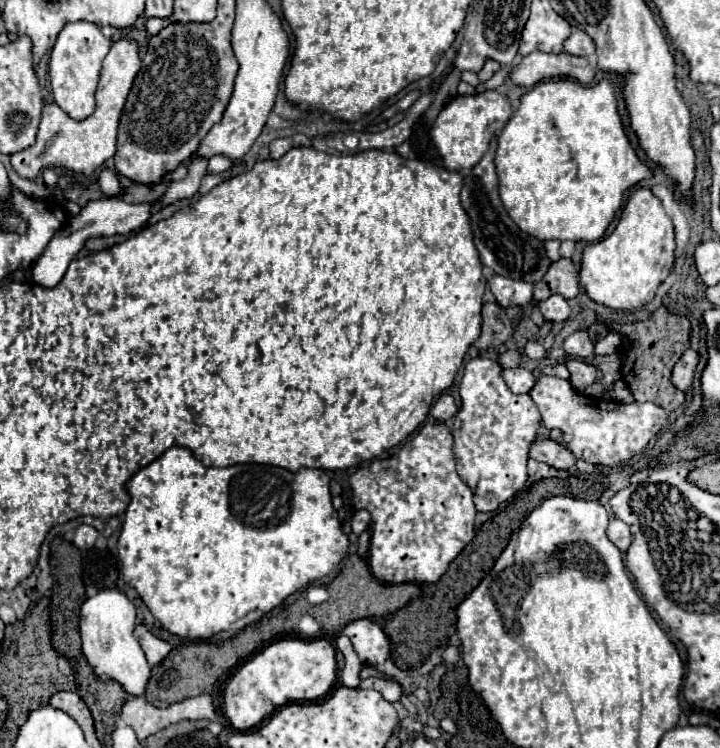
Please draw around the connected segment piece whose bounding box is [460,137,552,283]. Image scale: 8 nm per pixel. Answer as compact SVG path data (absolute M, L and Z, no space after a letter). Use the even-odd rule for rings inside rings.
M496 137L490 141L490 149L480 159L478 165L474 165L464 175L464 187L462 187L462 207L470 217L472 233L474 233L474 245L478 249L478 255L482 263L492 269L496 275L504 275L510 279L526 279L530 283L538 283L542 275L546 273L546 267L550 267L550 259L544 253L544 243L536 237L530 237L528 233L520 231L518 225L508 217L504 211L504 205L498 195L498 177L494 171L494 151L496 151Z

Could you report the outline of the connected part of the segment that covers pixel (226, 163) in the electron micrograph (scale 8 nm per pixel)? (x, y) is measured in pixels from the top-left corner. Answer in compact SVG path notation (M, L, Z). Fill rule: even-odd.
M216 155L208 161L208 167L210 167L210 173L222 173L222 171L228 171L232 167L232 161L222 157L222 155Z

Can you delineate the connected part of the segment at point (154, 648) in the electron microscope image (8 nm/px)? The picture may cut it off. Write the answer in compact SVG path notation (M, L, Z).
M138 625L136 631L134 631L134 635L136 635L136 639L140 641L140 647L144 649L146 659L148 659L148 663L150 663L152 667L158 665L158 663L170 653L170 649L172 649L166 641L158 639L156 635L152 635L144 625Z

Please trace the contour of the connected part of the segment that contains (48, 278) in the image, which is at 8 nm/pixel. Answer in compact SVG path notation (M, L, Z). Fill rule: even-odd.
M104 197L98 201L88 201L78 215L74 215L66 227L62 227L46 245L42 255L34 261L32 273L36 283L42 287L54 287L66 273L66 267L76 257L76 253L84 247L90 237L112 237L112 235L128 235L130 231L142 227L150 217L150 205L128 205L120 197Z

